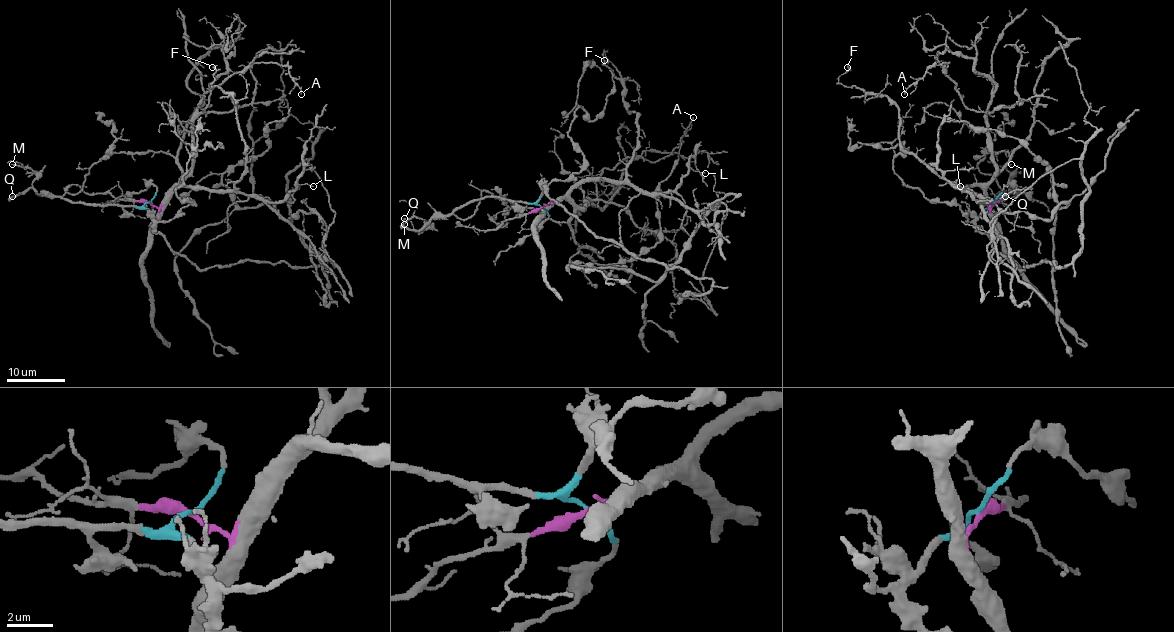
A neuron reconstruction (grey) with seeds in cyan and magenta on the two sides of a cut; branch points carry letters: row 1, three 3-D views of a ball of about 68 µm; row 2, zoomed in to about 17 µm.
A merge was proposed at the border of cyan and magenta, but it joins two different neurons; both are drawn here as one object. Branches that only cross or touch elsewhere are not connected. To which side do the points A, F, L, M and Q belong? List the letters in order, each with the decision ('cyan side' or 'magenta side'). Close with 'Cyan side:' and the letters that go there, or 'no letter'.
A: magenta side
F: magenta side
L: magenta side
M: cyan side
Q: cyan side
Cyan side: M, Q

